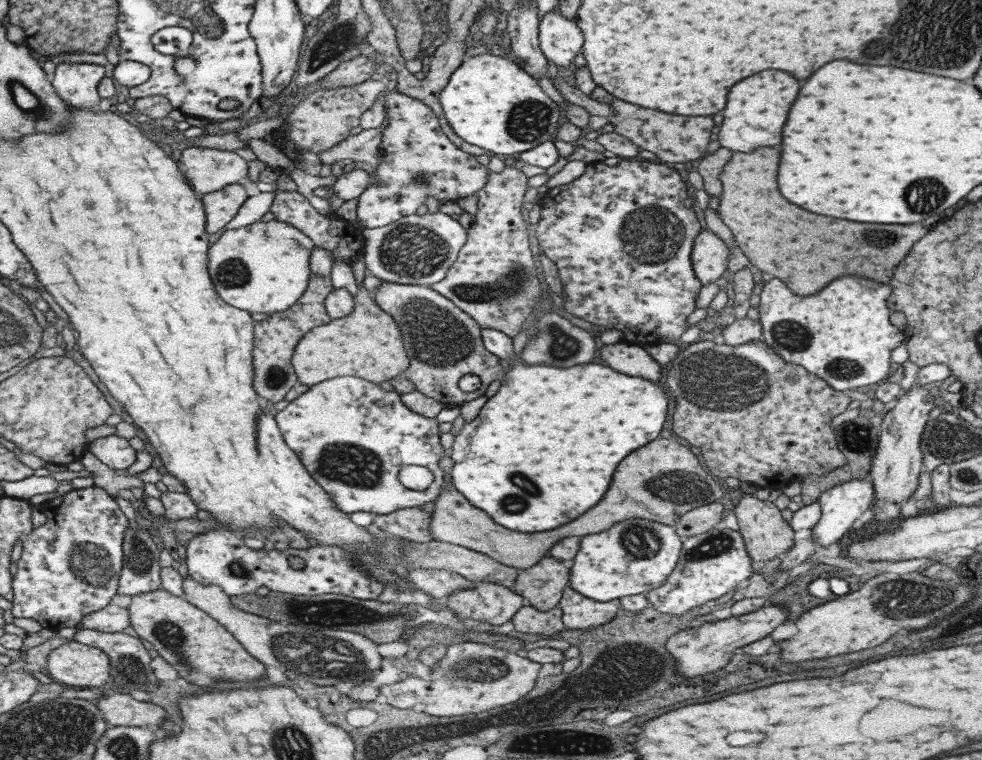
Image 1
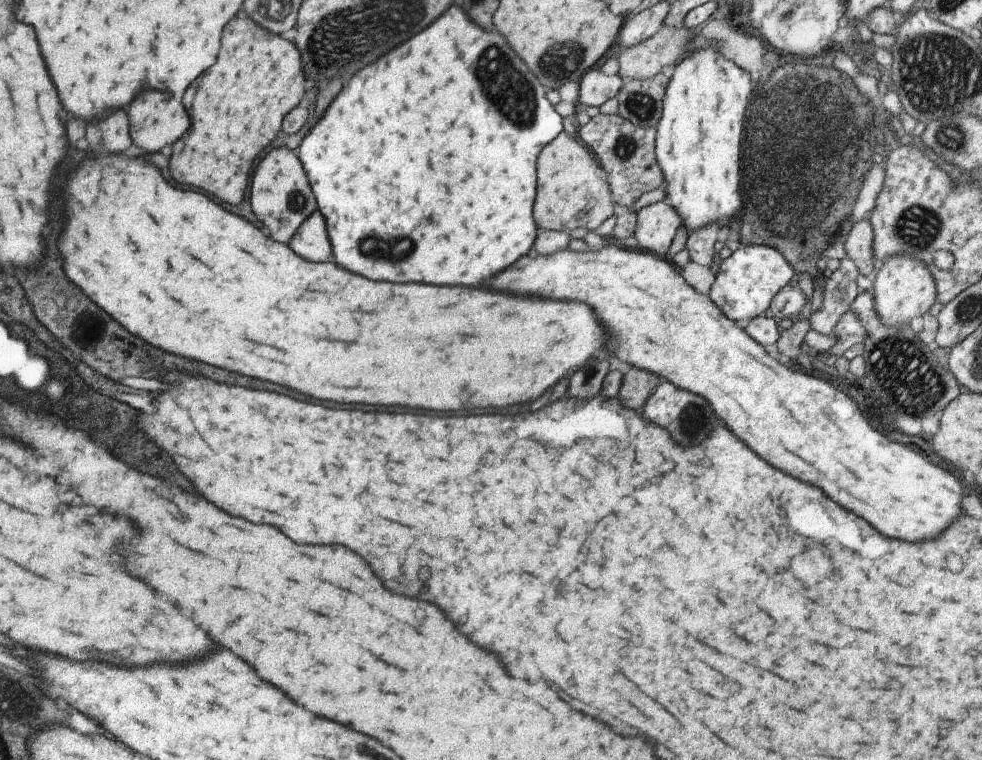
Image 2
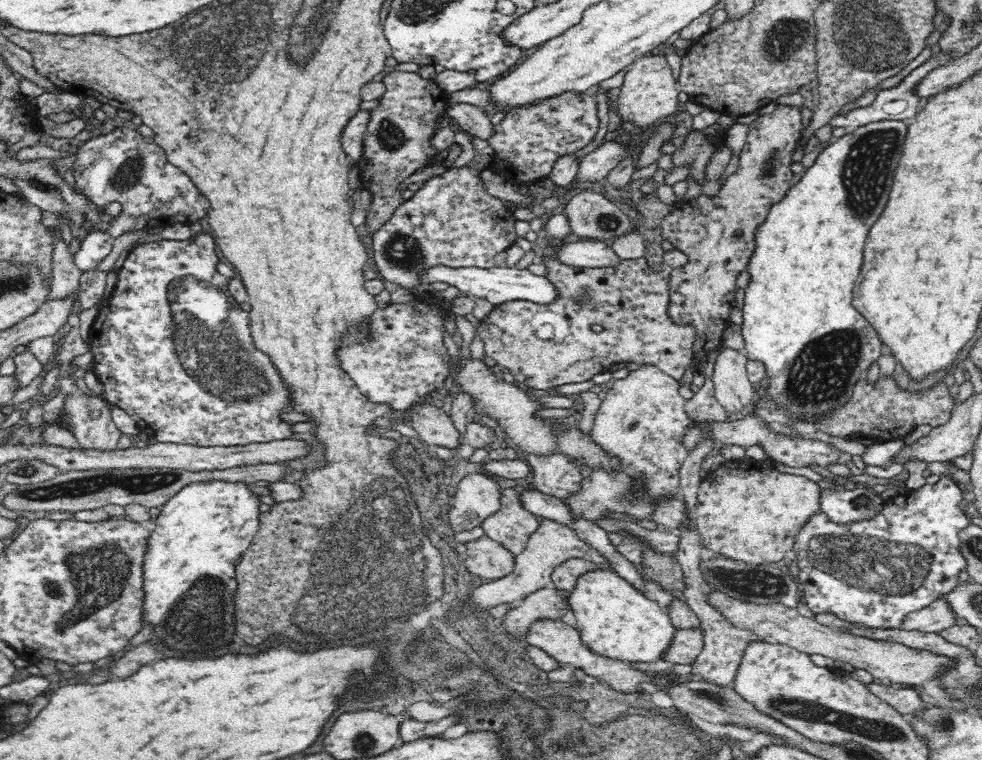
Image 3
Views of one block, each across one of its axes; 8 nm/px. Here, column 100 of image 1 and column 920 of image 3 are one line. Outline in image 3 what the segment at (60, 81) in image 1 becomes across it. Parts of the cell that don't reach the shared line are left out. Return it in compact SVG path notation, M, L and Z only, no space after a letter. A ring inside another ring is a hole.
M939 52L935 59L934 57L931 57L929 61L926 61L923 65L914 69L897 86L889 89L879 89L877 97L871 105L852 109L847 114L842 111L841 113L836 114L836 116L834 116L828 124L831 125L832 128L836 127L853 130L864 126L869 122L880 122L886 119L900 120L904 122L909 121L916 114L916 112L918 112L918 104L920 104L920 98L922 97L915 93L917 84L920 80L924 79L932 69L946 65L952 62L952 60L953 58L951 58L951 54L943 54L943 52Z

